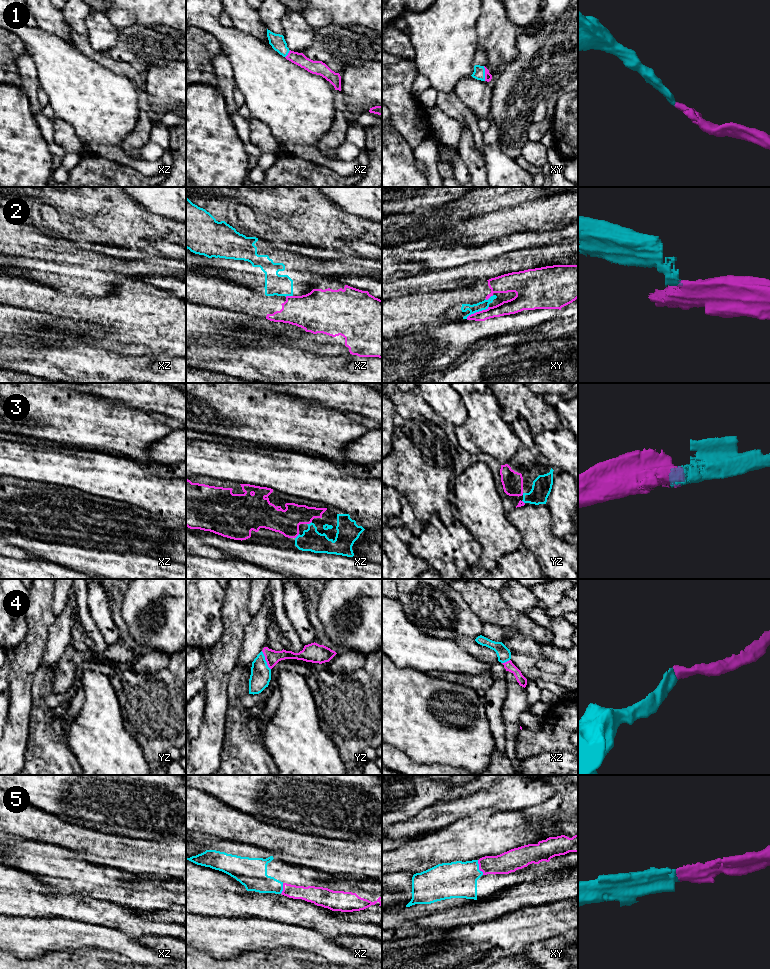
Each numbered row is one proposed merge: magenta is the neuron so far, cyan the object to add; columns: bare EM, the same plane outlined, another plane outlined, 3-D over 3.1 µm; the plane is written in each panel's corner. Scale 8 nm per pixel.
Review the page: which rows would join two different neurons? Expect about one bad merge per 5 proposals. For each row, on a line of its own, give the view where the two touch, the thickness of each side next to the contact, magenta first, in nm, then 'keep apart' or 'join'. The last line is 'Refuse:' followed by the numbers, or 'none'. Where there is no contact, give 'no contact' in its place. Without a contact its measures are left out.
1: contact in xy; calibres 60 and 100 nm; join
2: contact in xy; calibres 110 and 70 nm; keep apart
3: contact in xz; calibres 200 and 180 nm; join
4: contact in yz; calibres 120 and 160 nm; join
5: contact in xy; calibres 170 and 300 nm; join
Refuse: 2

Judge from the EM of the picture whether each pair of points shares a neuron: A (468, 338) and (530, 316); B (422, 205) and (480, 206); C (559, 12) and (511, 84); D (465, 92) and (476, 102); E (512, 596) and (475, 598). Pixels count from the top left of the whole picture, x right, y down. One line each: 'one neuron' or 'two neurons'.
A: one neuron
B: two neurons
C: one neuron
D: one neuron
E: two neurons

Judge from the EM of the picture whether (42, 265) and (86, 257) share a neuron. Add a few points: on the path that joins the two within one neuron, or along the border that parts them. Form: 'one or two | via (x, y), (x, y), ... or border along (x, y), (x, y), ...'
one | via (53, 270), (73, 270), (75, 268)

